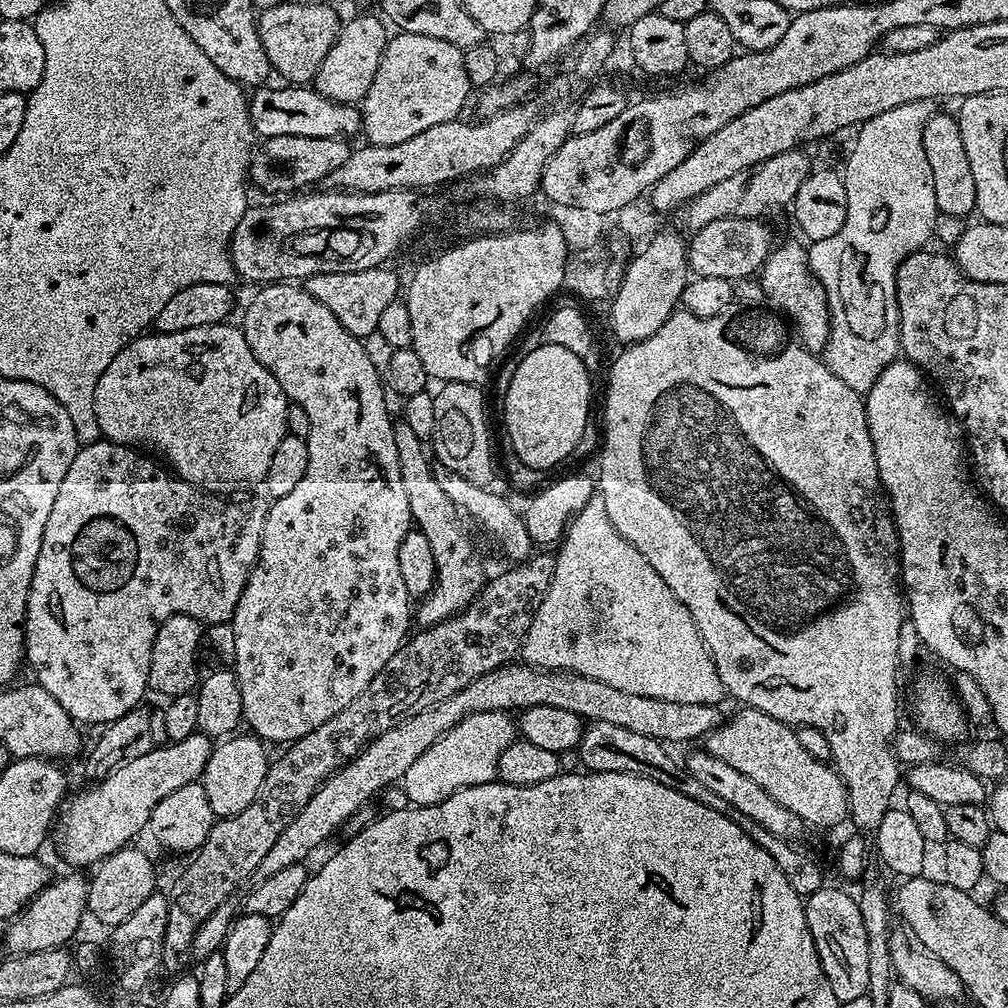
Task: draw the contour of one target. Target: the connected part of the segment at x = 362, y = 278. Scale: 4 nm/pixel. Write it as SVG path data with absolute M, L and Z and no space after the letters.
M381 266L357 272L314 274L303 281L302 287L318 302L322 302L322 306L326 306L326 310L330 310L330 314L334 314L334 318L342 322L350 335L363 338L376 331L378 317L386 311L390 302L398 298L399 292L396 291L399 288L401 291L402 280L400 284L399 278L390 269L391 267Z

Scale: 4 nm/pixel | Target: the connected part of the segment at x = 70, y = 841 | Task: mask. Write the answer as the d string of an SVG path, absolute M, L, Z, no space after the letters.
M197 734L167 744L154 746L142 758L134 758L112 769L107 776L92 782L85 792L76 792L67 797L58 809L58 815L54 821L54 840L60 847L60 856L66 863L72 864L73 869L91 869L110 854L114 854L119 848L127 848L140 831L148 828L150 814L154 814L154 806L166 798L166 794L174 794L181 786L197 783L203 777L204 767L210 758L214 744L209 737Z

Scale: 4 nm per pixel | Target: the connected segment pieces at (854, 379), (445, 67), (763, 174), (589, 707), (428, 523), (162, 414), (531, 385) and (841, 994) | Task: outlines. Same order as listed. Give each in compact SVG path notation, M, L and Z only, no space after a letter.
M927 100L910 102L906 106L894 106L894 110L886 110L884 114L878 114L870 118L865 124L859 125L855 133L856 145L852 148L852 153L848 156L848 165L842 168L844 185L846 186L846 222L842 222L842 230L834 234L834 238L817 240L808 248L808 264L812 267L812 273L820 279L821 286L828 295L828 309L832 311L832 339L828 342L826 349L826 363L831 372L838 374L850 390L866 394L874 386L878 374L893 360L897 359L900 346L900 315L896 305L896 271L903 260L911 256L913 252L919 252L925 247L924 244L932 236L932 231L936 228L938 213L936 210L936 199L934 198L934 178L930 178L930 162L926 162L926 150L922 148L922 132L926 122L932 117L934 108Z
M397 31L384 47L374 82L370 82L370 90L362 101L360 122L362 136L365 136L363 139L378 146L394 146L398 142L406 142L406 138L414 138L414 134L422 134L422 130L430 130L430 126L457 119L468 100L468 92L472 91L472 84L466 78L466 62L461 48L450 42L442 42L442 38Z
M792 148L788 152L778 154L769 160L763 160L752 168L742 170L726 182L718 182L718 186L710 186L702 194L688 201L683 211L684 224L689 233L702 230L702 226L710 226L710 222L718 222L718 218L746 218L755 220L763 217L763 212L776 212L779 208L787 209L798 194L802 182L806 182L810 165L808 156L800 148Z
M523 662L506 663L501 668L482 674L482 678L458 690L458 694L442 702L434 702L434 706L418 710L418 714L398 722L381 736L376 736L339 772L332 773L316 789L307 804L293 816L291 822L282 830L282 834L278 834L278 842L270 846L266 858L262 858L258 866L254 866L250 877L251 883L266 882L266 878L278 874L278 870L286 870L286 866L304 864L307 856L323 840L328 839L339 824L354 815L371 796L391 789L395 785L392 784L395 780L396 783L403 781L406 770L410 770L410 766L418 762L418 757L426 754L426 750L430 750L434 742L438 742L470 714L500 712L512 710L512 707L523 710L538 704L570 710L588 722L611 722L613 726L634 730L634 734L646 734L646 738L654 738L669 745L684 744L687 740L703 741L726 720L725 713L720 713L721 709L714 704L666 702L666 698L650 698L642 694L630 694L626 690L617 690L614 686L606 686L606 682L598 682L598 678L586 678L577 672L534 668L531 664Z
M402 422L393 423L392 429L394 446L398 446L402 486L406 486L406 499L410 502L412 518L419 532L430 538L436 562L436 584L432 591L419 601L414 612L414 620L420 626L437 624L458 612L463 612L469 602L476 599L476 595L482 591L486 583L484 564L480 561L467 530L460 525L461 513L446 496L445 491L434 482L434 476L431 474L432 460L426 451L425 441L420 440L418 434L414 434L414 430L410 430L410 426Z
M231 323L211 324L210 326L198 326L194 330L182 330L181 332L157 332L139 336L136 340L130 341L102 370L102 378L98 378L98 386L94 390L94 414L96 415L96 427L99 435L105 440L110 440L114 444L126 444L135 446L140 450L148 450L153 444L162 455L165 456L167 467L181 480L188 484L195 484L198 488L203 488L205 492L213 494L236 494L239 488L248 488L251 484L263 485L266 478L266 470L270 470L270 458L274 458L274 450L278 450L278 442L289 435L286 414L290 403L288 396L278 386L278 378L254 358L254 350L246 342L243 331L239 327L231 328Z
M538 346L528 348L525 356L516 364L508 389L504 392L504 428L508 431L507 443L518 458L527 466L548 470L560 464L580 444L584 431L588 428L588 407L592 404L592 380L590 370L578 358L570 354L566 346Z
M825 886L806 897L804 909L806 926L810 926L822 970L826 974L826 982L830 982L830 990L834 990L834 998L838 998L840 1005L844 1005L854 998L868 995L869 947L857 897L840 888Z

